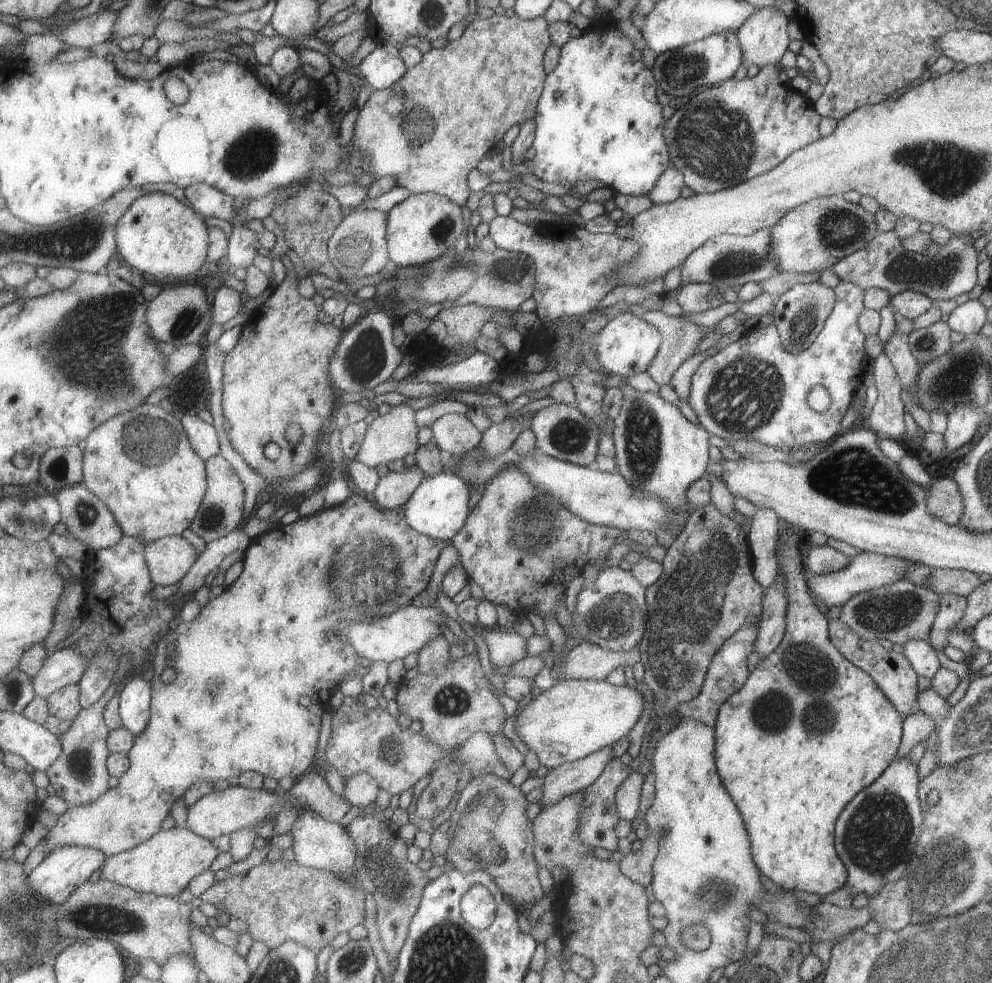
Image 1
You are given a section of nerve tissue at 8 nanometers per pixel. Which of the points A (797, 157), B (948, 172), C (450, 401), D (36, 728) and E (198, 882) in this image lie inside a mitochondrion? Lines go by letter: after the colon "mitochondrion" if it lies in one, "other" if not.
A: other
B: mitochondrion
C: other
D: other
E: other

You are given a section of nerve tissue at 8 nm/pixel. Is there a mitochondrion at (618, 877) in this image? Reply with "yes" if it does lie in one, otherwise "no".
no

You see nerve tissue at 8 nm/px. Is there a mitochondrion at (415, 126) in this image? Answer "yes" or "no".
yes

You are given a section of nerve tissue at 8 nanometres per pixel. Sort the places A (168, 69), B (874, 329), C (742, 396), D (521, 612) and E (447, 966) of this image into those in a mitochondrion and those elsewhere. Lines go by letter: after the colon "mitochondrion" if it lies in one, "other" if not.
A: other
B: other
C: mitochondrion
D: other
E: mitochondrion

